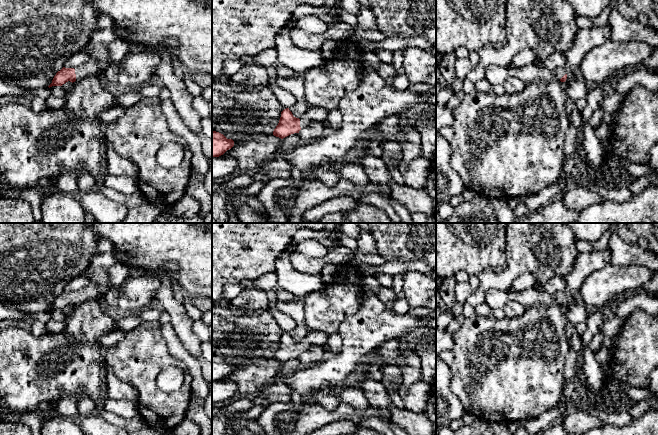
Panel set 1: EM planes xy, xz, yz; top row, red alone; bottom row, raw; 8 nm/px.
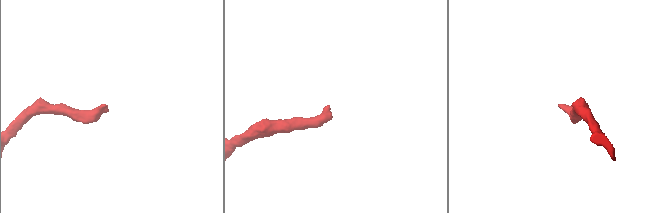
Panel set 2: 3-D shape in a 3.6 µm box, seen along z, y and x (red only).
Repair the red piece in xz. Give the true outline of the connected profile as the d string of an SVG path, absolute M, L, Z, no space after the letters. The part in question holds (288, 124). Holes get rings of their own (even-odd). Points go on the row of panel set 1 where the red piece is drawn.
M310 107L303 116L296 118L289 108L286 108L281 112L279 123L274 129L273 135L283 139L291 134L299 133L307 125L315 122L324 122L328 119L328 114L329 111L324 108Z

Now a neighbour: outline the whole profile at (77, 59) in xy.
M77 52L66 61L64 67L76 69L84 62L84 60L85 60L84 55L81 52Z

